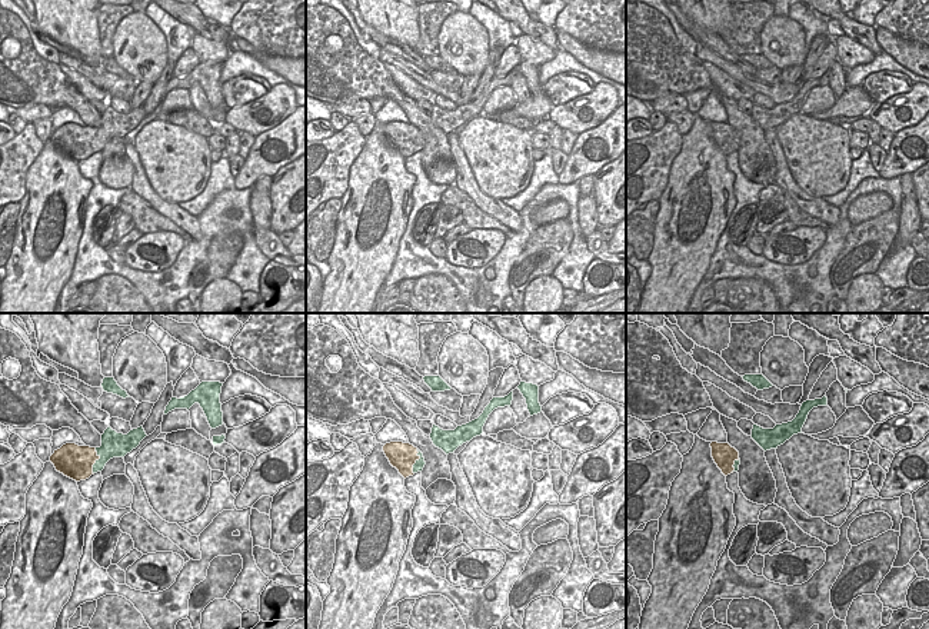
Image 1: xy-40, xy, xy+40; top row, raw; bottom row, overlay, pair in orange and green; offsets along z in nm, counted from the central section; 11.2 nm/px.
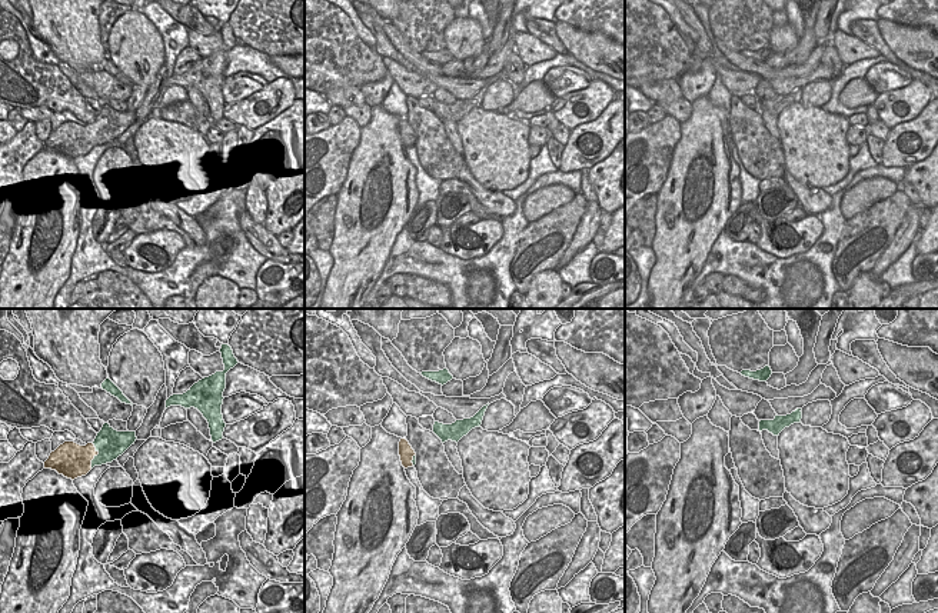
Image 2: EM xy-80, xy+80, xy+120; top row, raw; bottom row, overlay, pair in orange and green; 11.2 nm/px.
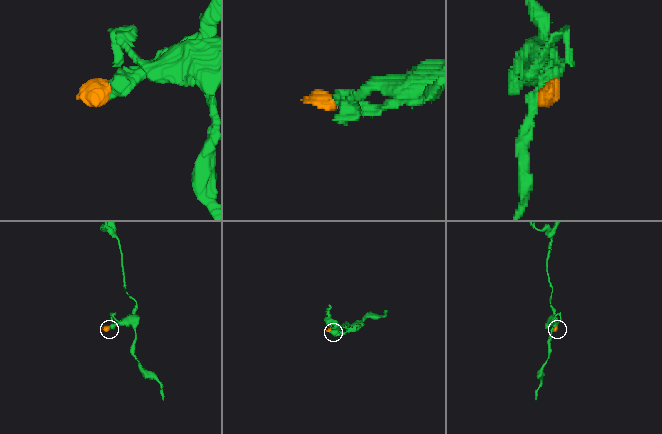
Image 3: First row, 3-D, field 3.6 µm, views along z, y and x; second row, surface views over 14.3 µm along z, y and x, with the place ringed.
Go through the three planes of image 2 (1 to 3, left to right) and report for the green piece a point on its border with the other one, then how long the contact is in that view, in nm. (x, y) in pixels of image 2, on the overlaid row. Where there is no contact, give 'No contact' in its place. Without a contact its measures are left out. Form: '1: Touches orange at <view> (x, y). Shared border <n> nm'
1: Touches orange at xy-80 (96, 455). Shared border 280 nm
2: Touches orange at xy+80 (412, 459). Shared border 130 nm
3: No contact.

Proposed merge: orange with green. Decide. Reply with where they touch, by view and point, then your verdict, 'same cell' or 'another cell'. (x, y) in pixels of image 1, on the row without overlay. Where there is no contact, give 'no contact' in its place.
xy-40 (97, 139) | another cell

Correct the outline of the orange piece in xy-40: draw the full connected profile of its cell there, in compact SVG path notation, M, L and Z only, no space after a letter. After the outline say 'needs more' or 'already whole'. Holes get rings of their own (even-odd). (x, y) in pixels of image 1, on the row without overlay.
M66 123L54 130L50 142L56 150L64 156L80 162L89 159L93 153L93 144L100 139L96 127Z; already whole

